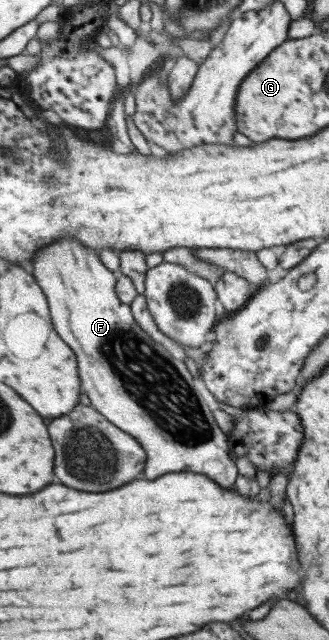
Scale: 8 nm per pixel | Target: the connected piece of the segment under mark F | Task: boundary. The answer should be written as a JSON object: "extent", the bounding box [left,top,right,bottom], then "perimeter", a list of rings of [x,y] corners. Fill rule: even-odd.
{"extent":[32,238,237,486],"perimeter":[[[60,238],[56,244],[48,244],[48,248],[36,256],[36,264],[32,264],[35,280],[43,295],[48,296],[47,304],[52,304],[55,331],[60,332],[60,338],[76,354],[80,388],[98,414],[132,435],[144,449],[146,480],[154,480],[166,472],[200,472],[220,486],[232,486],[237,475],[235,456],[229,450],[228,436],[218,429],[208,404],[200,394],[203,382],[194,380],[184,363],[170,356],[163,345],[155,343],[136,325],[129,305],[120,302],[116,296],[116,272],[108,270],[98,256],[96,252],[80,246],[78,240]]]}

